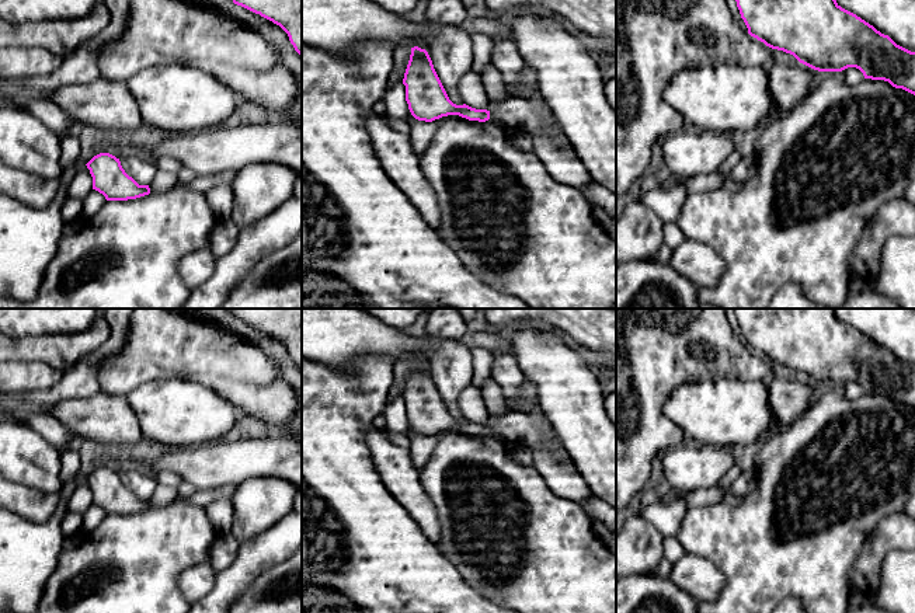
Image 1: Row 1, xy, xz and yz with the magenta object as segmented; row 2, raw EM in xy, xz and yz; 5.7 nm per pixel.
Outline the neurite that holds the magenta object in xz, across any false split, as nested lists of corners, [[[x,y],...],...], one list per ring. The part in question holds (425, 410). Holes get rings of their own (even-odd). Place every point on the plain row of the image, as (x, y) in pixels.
[[[418,361],[411,362],[403,398],[406,400],[408,424],[418,435],[432,436],[448,429],[459,429],[479,436],[491,432],[511,445],[525,445],[533,450],[550,446],[559,453],[563,463],[571,462],[571,456],[546,417],[537,418],[522,411],[509,410],[502,417],[493,417],[488,425],[476,424],[466,418],[453,418],[434,383],[428,366]]]

